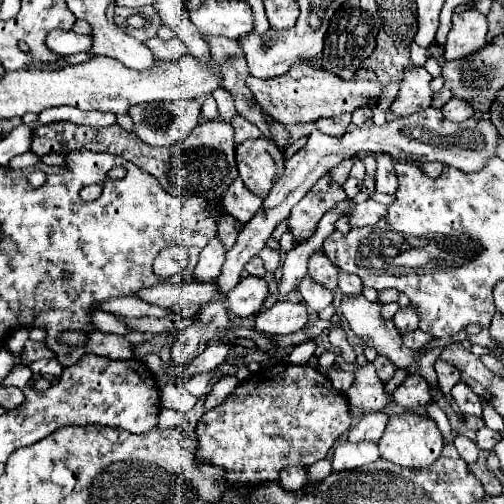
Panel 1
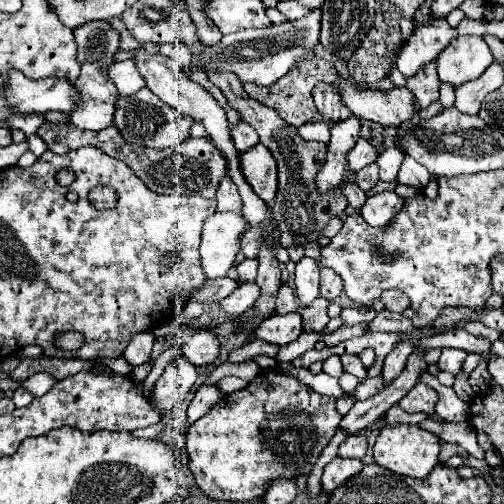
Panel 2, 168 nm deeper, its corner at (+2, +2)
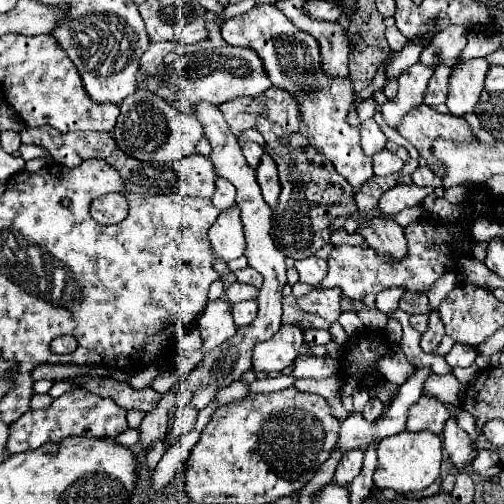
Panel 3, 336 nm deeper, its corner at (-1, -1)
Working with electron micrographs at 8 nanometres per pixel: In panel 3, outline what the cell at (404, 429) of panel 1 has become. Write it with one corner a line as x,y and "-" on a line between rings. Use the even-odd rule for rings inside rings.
408,433
386,437
378,449
378,465
374,471
374,485
378,489
392,489
396,493
418,493
430,487
440,477
442,441
432,433

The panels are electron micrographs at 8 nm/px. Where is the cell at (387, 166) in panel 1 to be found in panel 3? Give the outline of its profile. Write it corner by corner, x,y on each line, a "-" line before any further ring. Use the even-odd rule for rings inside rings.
382,149
376,155
372,155
372,165
374,165
376,175
394,175
394,173
398,173
402,169
404,163
392,151

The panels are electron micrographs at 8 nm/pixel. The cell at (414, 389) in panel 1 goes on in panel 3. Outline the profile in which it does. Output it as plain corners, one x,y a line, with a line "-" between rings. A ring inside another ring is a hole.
424,397
412,405
408,411
408,423
406,429
412,433
418,431
430,431
434,435
442,435
444,423
450,419
450,413
446,411
446,405
440,403
436,397

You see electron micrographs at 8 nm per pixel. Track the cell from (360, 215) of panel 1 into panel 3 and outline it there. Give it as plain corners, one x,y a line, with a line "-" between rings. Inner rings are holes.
410,183
410,185
396,185
388,193
384,193
384,197
380,199
378,207
386,215
396,215
402,209
420,205
428,193
432,193
430,187
418,187
414,183

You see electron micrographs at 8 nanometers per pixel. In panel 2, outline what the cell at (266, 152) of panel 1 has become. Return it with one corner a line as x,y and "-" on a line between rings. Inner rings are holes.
257,144
251,150
241,152
239,166
255,194
263,202
271,204
277,192
277,162
273,154
269,154
269,148

